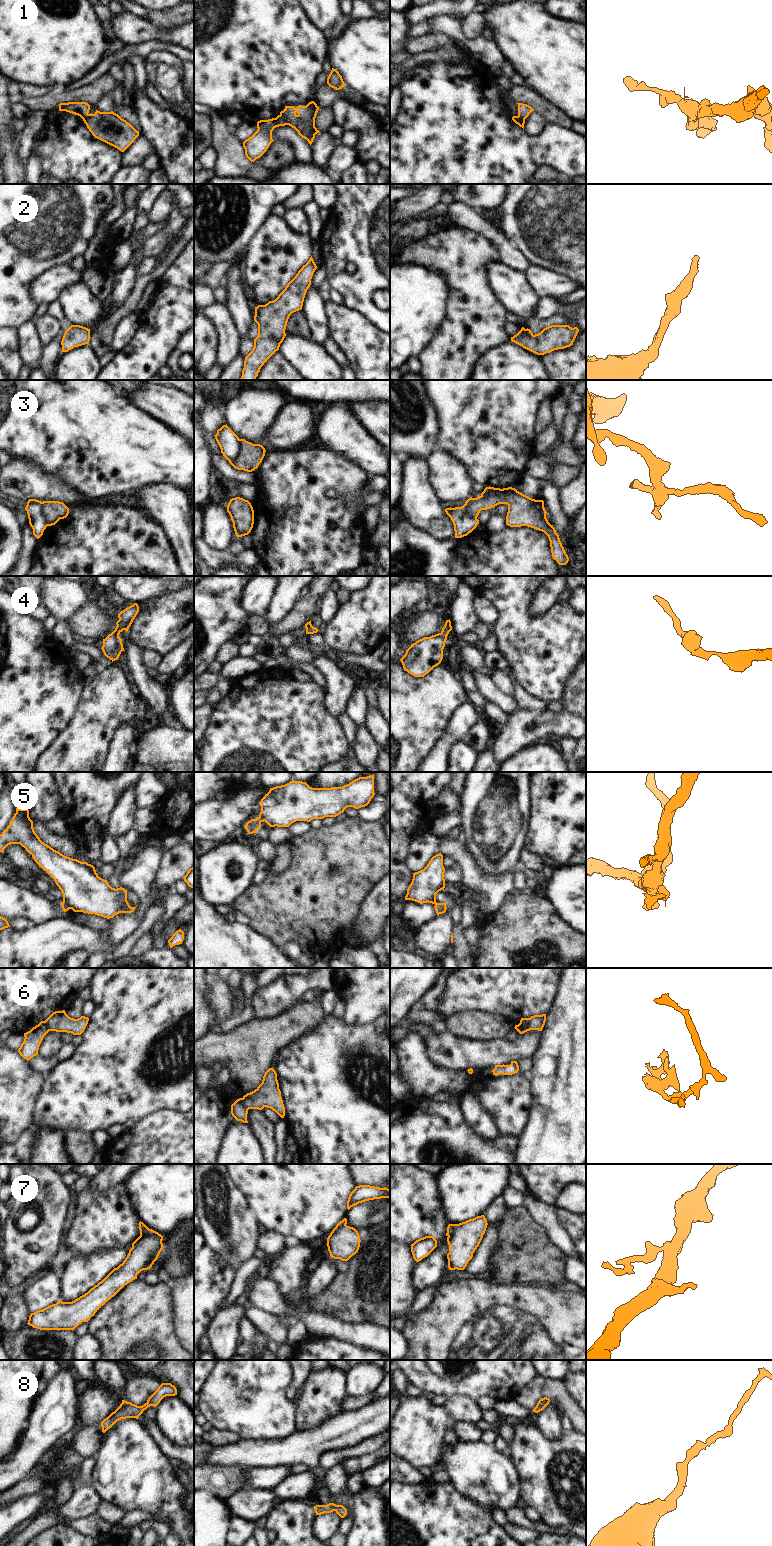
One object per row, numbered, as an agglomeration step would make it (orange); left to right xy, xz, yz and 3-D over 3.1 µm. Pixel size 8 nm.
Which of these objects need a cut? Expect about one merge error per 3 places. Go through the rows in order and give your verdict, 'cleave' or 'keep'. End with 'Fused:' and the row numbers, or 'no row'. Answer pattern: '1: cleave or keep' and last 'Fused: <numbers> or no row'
1: cleave
2: keep
3: cleave
4: keep
5: cleave
6: cleave
7: cleave
8: keep
Fused: 1, 3, 5, 6, 7

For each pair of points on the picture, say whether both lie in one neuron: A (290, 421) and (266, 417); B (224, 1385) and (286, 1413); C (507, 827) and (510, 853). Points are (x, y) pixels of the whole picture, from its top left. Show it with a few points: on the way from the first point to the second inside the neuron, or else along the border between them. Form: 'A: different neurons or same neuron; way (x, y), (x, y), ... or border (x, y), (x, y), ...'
A: different neurons; border (290, 400), (278, 412), (274, 423), (264, 439)
B: same neuron; way (238, 1400), (252, 1404), (264, 1413), (270, 1413)
C: same neuron; way (507, 833), (507, 838), (513, 844), (512, 847)

